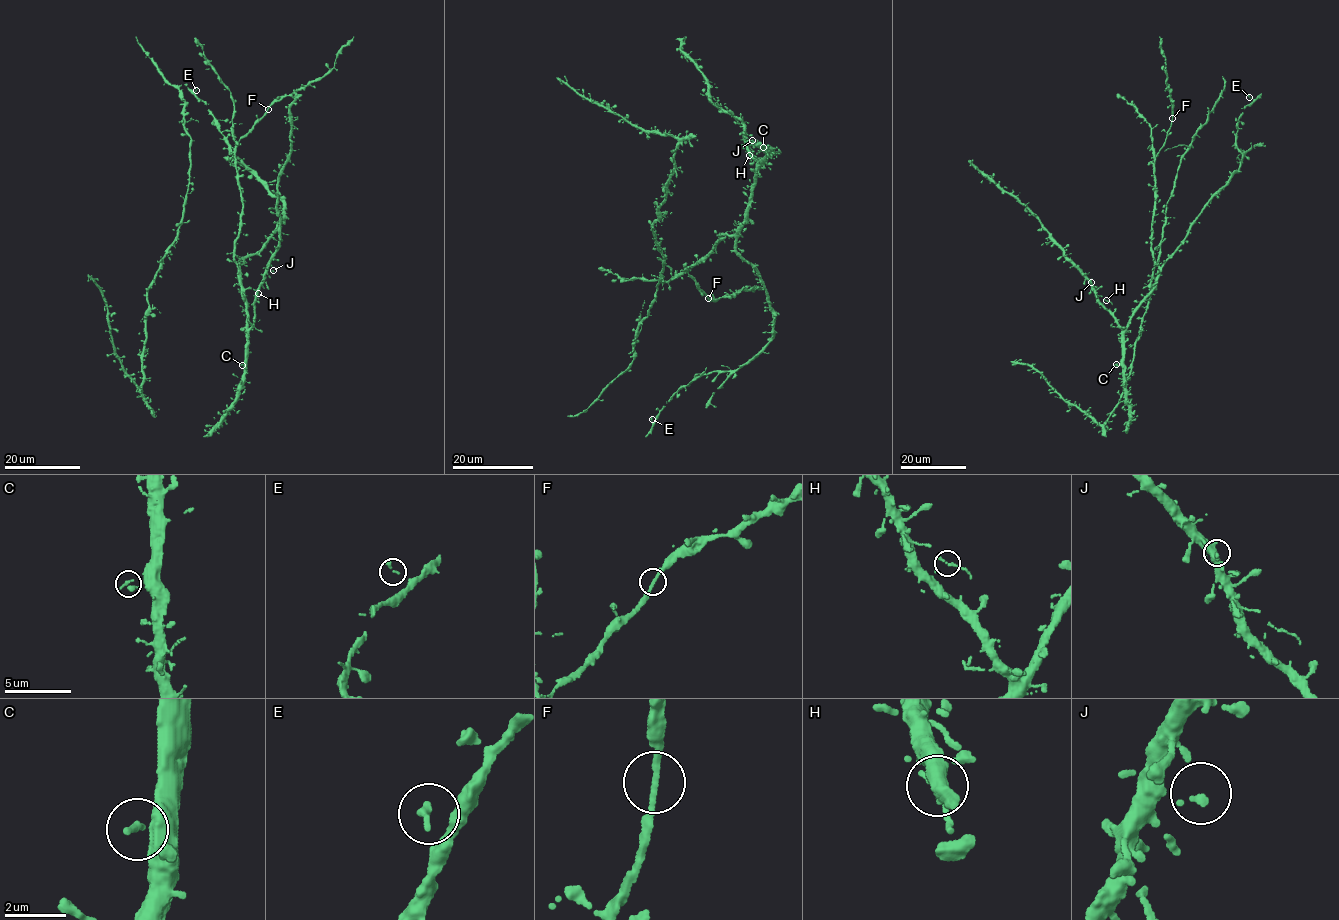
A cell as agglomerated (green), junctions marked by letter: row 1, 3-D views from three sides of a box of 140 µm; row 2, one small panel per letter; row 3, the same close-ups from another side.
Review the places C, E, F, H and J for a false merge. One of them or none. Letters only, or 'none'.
none

